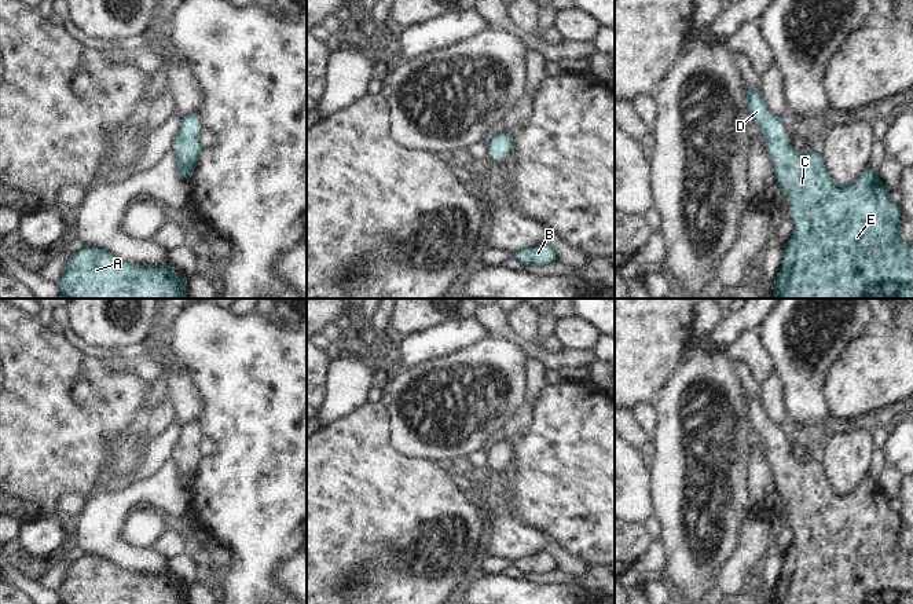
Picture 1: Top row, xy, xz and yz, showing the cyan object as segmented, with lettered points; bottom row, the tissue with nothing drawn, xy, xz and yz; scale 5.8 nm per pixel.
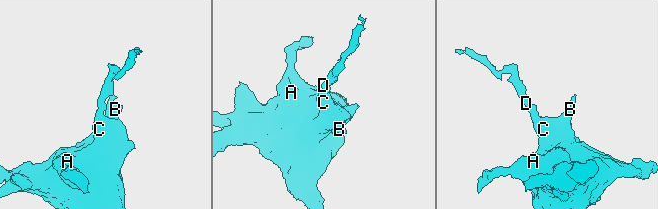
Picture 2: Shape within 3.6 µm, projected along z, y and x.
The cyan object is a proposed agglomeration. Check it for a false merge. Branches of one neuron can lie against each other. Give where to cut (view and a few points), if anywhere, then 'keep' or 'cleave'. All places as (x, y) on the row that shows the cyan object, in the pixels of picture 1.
no cut; keep

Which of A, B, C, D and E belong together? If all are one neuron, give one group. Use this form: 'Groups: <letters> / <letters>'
Groups: A B C D E.

